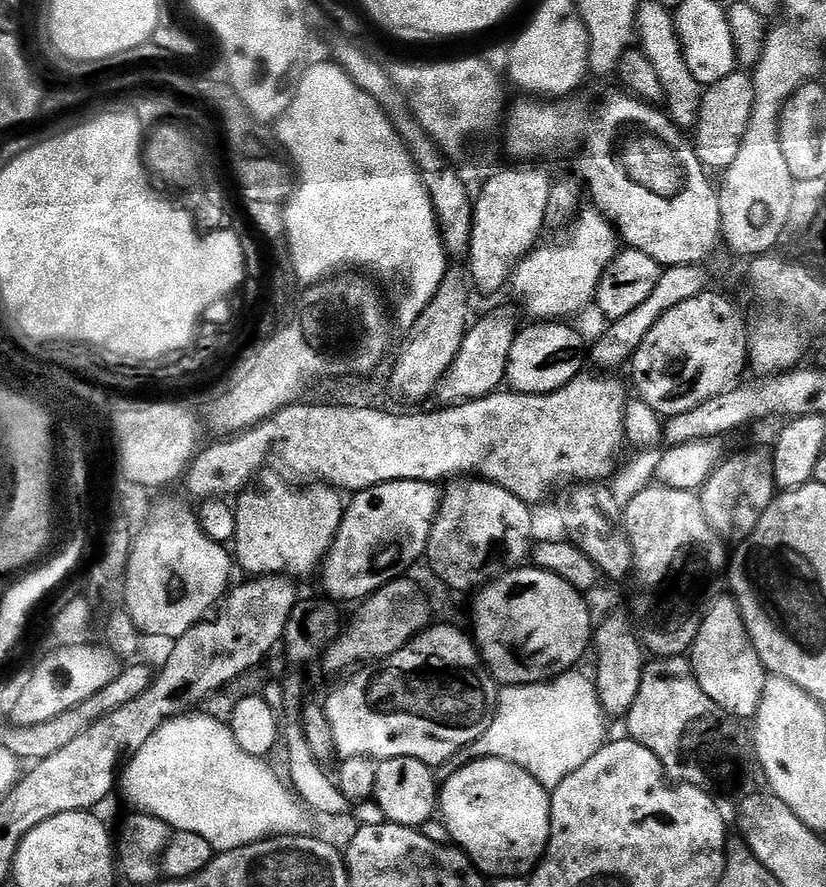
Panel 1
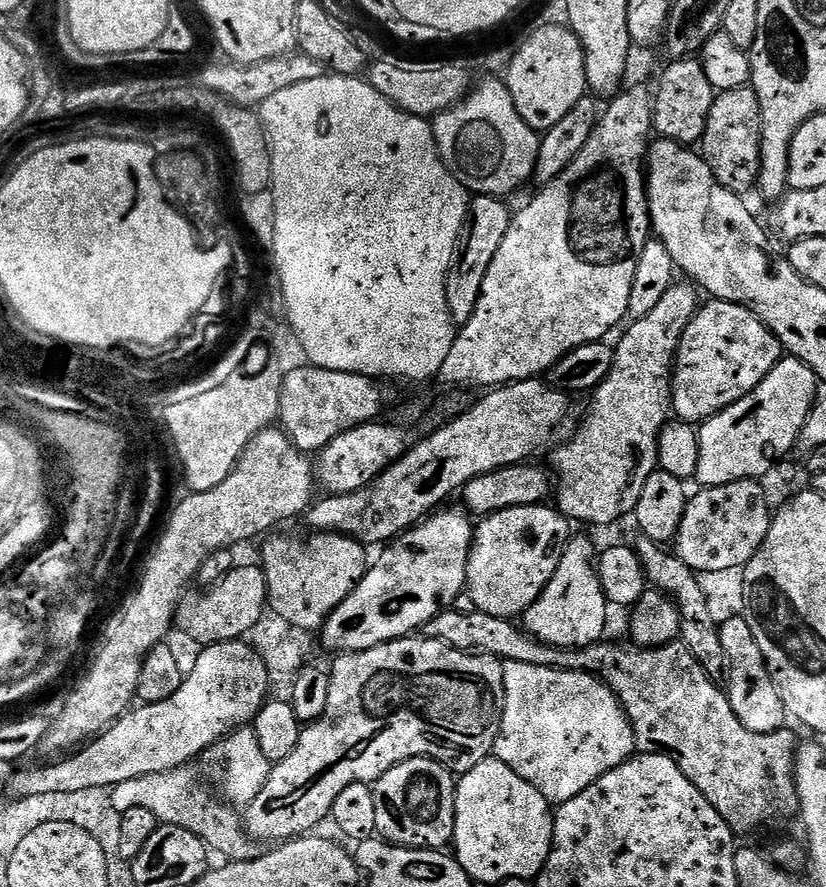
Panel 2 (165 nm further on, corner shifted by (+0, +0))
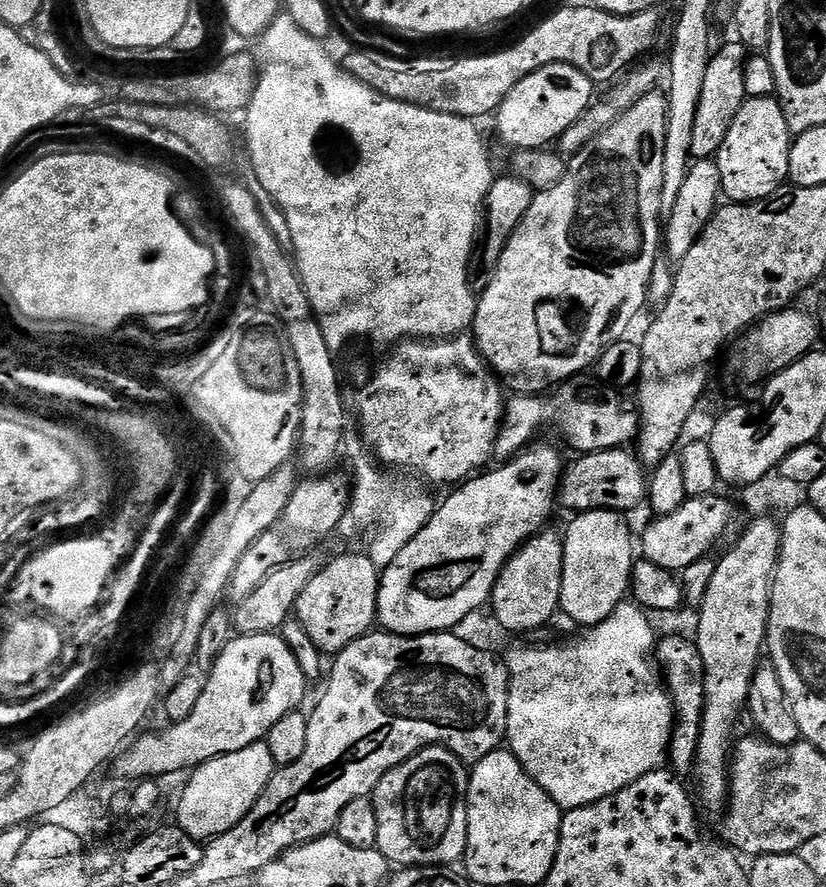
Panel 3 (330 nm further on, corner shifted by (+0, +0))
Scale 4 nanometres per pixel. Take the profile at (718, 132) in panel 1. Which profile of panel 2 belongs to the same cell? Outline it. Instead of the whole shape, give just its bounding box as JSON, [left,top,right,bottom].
[698,86,760,194]

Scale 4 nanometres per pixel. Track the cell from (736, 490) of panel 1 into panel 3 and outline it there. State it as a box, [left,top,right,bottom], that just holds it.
[643,494,732,573]

